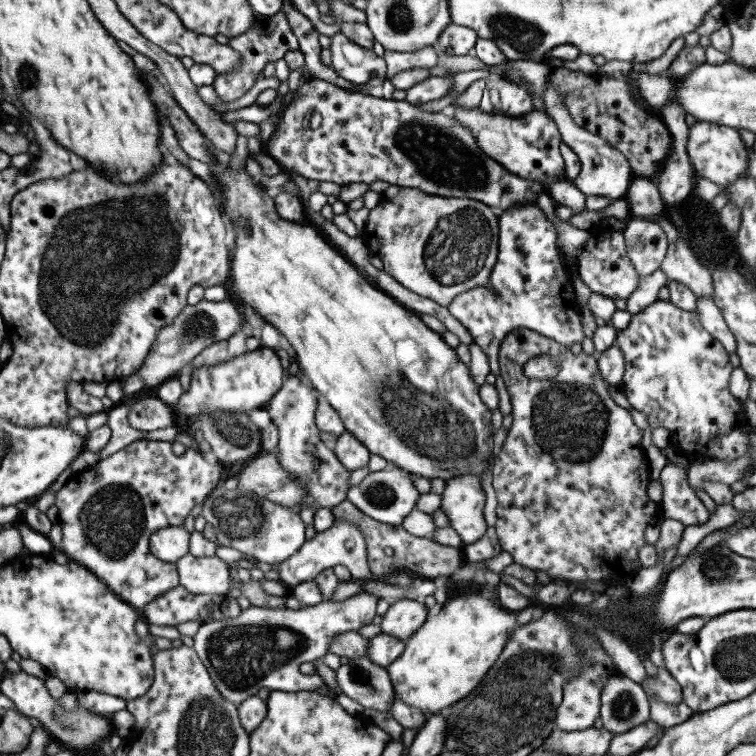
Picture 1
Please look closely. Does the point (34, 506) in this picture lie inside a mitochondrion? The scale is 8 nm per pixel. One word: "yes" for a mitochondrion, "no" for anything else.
no

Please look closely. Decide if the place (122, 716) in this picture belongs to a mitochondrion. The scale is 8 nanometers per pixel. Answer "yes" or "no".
no

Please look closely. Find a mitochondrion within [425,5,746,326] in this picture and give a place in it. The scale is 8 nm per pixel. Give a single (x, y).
(522, 35)

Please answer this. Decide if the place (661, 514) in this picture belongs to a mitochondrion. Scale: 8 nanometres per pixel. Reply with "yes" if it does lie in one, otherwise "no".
no

